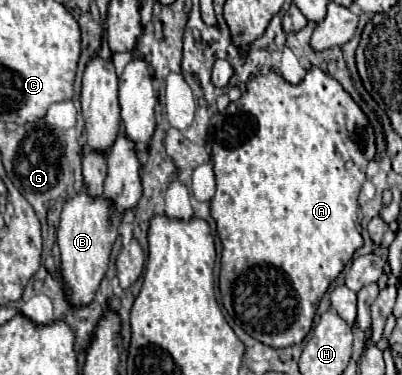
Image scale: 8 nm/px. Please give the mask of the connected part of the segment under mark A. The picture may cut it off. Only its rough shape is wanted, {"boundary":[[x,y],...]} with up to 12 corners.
{"boundary":[[334,77],[250,79],[208,131],[222,305],[308,335],[376,155]]}

